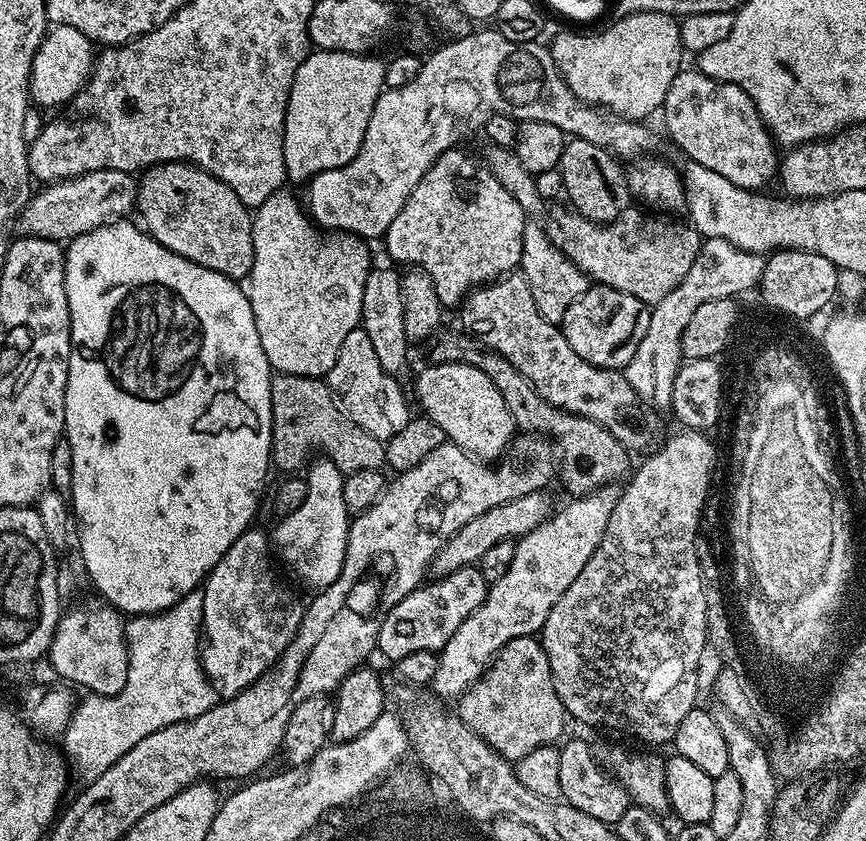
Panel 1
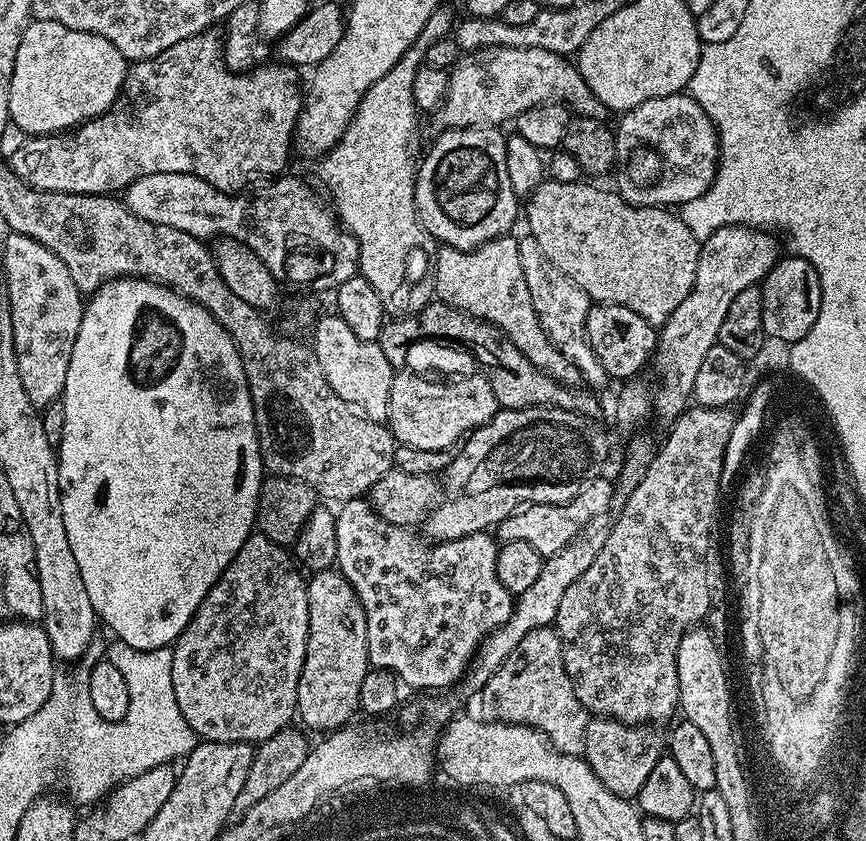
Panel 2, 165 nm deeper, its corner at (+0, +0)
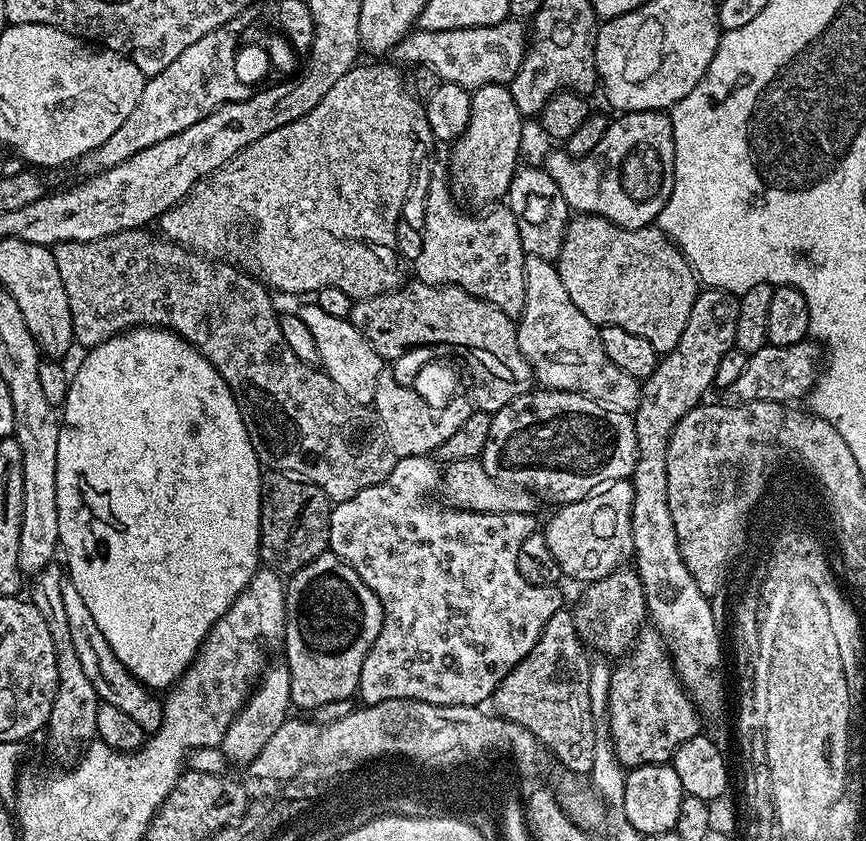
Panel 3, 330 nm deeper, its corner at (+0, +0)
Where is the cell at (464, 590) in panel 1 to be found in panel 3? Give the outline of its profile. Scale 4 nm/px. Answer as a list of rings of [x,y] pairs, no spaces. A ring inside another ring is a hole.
[[[431,455],[427,456],[402,456],[397,459],[390,474],[382,482],[354,494],[354,498],[341,500],[333,507],[330,518],[330,538],[328,547],[338,558],[342,558],[356,571],[358,578],[374,590],[376,597],[380,599],[380,605],[384,611],[382,630],[370,646],[366,654],[366,662],[362,662],[362,674],[358,696],[365,705],[386,702],[387,700],[417,700],[418,702],[430,702],[431,704],[470,704],[483,705],[483,700],[491,701],[496,694],[496,688],[530,654],[534,642],[542,634],[546,622],[550,622],[550,614],[561,611],[560,588],[550,584],[531,584],[522,578],[518,572],[518,546],[530,538],[534,530],[533,517],[529,514],[490,514],[489,512],[469,512],[467,508],[454,508],[443,503],[435,504],[432,501],[432,491],[435,493],[440,487],[442,468]]]

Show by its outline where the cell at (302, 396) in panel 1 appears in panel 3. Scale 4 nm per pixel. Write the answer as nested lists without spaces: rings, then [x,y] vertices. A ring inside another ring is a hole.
[[[126,228],[122,232],[115,232],[110,234],[106,238],[101,240],[91,240],[90,242],[66,242],[65,244],[57,244],[52,248],[52,253],[54,254],[54,262],[58,262],[58,274],[62,274],[62,286],[66,286],[66,298],[70,302],[70,314],[72,315],[72,338],[77,345],[80,344],[84,347],[84,350],[91,350],[97,348],[102,342],[106,342],[112,336],[119,336],[121,332],[127,332],[130,328],[170,328],[172,331],[176,332],[181,336],[186,342],[190,342],[196,349],[204,355],[204,357],[209,360],[213,366],[218,370],[218,374],[222,374],[222,378],[226,382],[226,386],[230,386],[230,390],[234,394],[234,402],[238,402],[238,410],[242,414],[242,422],[246,426],[246,430],[250,434],[250,442],[254,446],[256,451],[256,456],[260,460],[261,465],[265,469],[271,470],[273,472],[283,472],[285,474],[291,474],[297,478],[303,478],[308,481],[309,484],[318,486],[325,494],[327,494],[329,500],[333,502],[339,502],[341,500],[349,500],[354,498],[354,494],[358,494],[362,490],[366,490],[370,486],[374,486],[378,482],[382,482],[390,474],[390,470],[395,466],[398,457],[392,453],[390,446],[388,445],[388,440],[384,437],[384,428],[380,424],[380,420],[377,418],[375,411],[369,405],[359,404],[354,402],[350,398],[346,398],[346,394],[342,394],[342,390],[338,390],[338,386],[334,386],[334,382],[322,371],[319,367],[302,362],[302,358],[298,358],[298,354],[294,354],[294,350],[286,342],[286,338],[282,334],[280,329],[280,316],[276,308],[272,305],[272,300],[268,295],[270,295],[269,289],[265,287],[261,281],[257,280],[255,276],[249,274],[247,271],[241,270],[235,263],[232,262],[213,262],[209,257],[203,254],[197,254],[189,249],[183,248],[181,244],[174,244],[171,240],[165,240],[159,235],[153,234],[151,236],[148,230],[144,228]]]

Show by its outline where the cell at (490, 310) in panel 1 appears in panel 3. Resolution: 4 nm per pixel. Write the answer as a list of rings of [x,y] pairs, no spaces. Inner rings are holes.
[[[447,175],[436,176],[428,184],[428,193],[424,196],[424,237],[420,240],[420,253],[416,256],[415,279],[422,284],[447,286],[454,284],[498,306],[508,316],[518,318],[526,306],[526,278],[524,277],[525,251],[522,238],[518,238],[518,222],[507,206],[496,206],[485,216],[471,216],[468,212],[456,208],[454,195]]]

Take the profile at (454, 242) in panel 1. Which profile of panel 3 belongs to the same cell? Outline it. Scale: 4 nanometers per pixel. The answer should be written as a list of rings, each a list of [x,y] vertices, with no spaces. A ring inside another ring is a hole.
[[[488,84],[472,92],[470,122],[451,145],[452,161],[446,169],[450,187],[461,201],[473,200],[476,204],[492,206],[507,197],[510,182],[521,163],[524,124],[525,117],[520,115],[518,106],[514,106],[514,98],[505,85]]]

